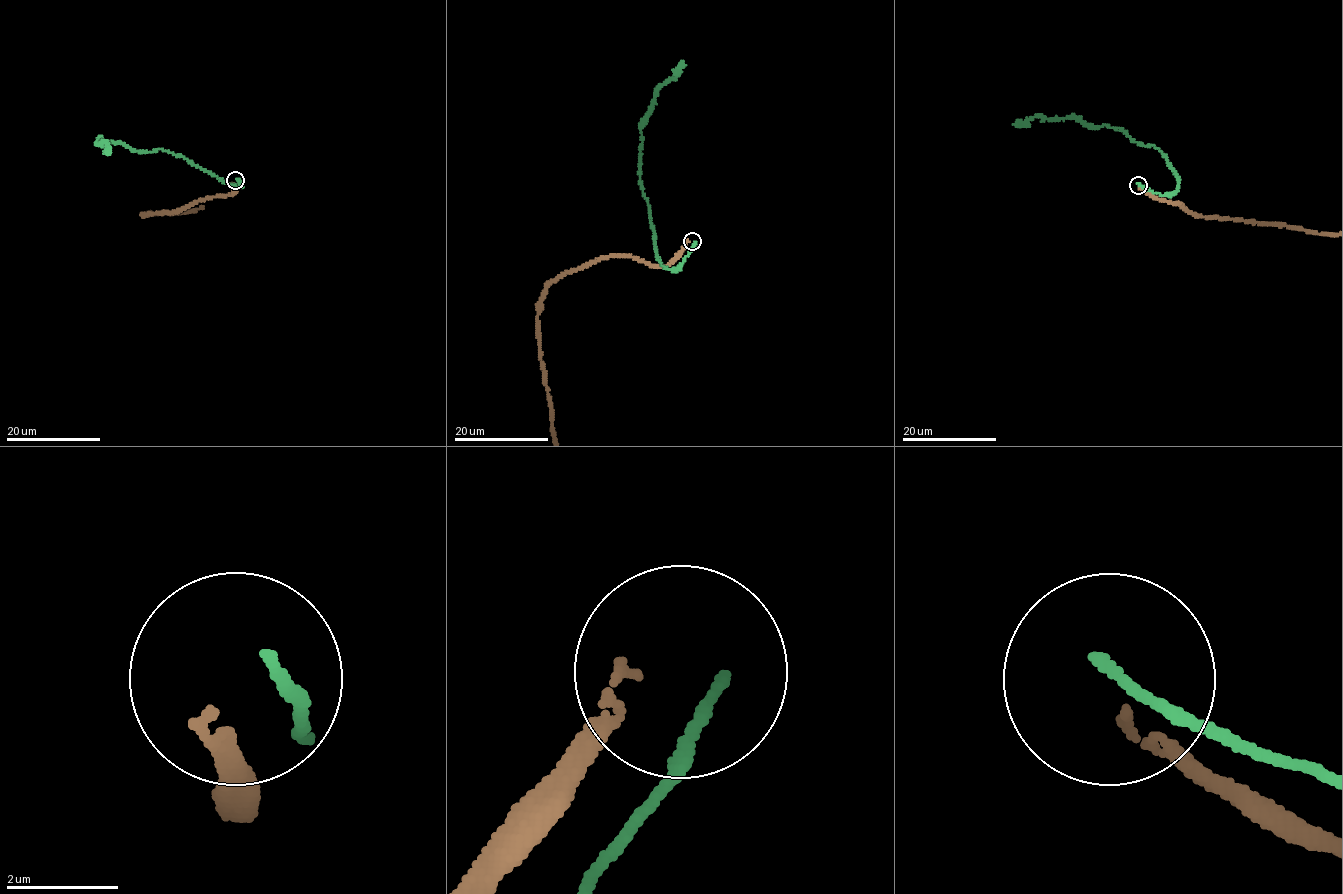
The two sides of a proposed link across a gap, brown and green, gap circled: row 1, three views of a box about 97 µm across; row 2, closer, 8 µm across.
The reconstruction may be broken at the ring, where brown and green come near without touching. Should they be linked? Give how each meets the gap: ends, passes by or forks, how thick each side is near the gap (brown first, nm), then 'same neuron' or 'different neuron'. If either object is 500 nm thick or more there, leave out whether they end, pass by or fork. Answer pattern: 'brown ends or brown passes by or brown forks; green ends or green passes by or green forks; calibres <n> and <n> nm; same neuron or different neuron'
brown ends; green ends; calibres 140 and 190 nm; different neuron

